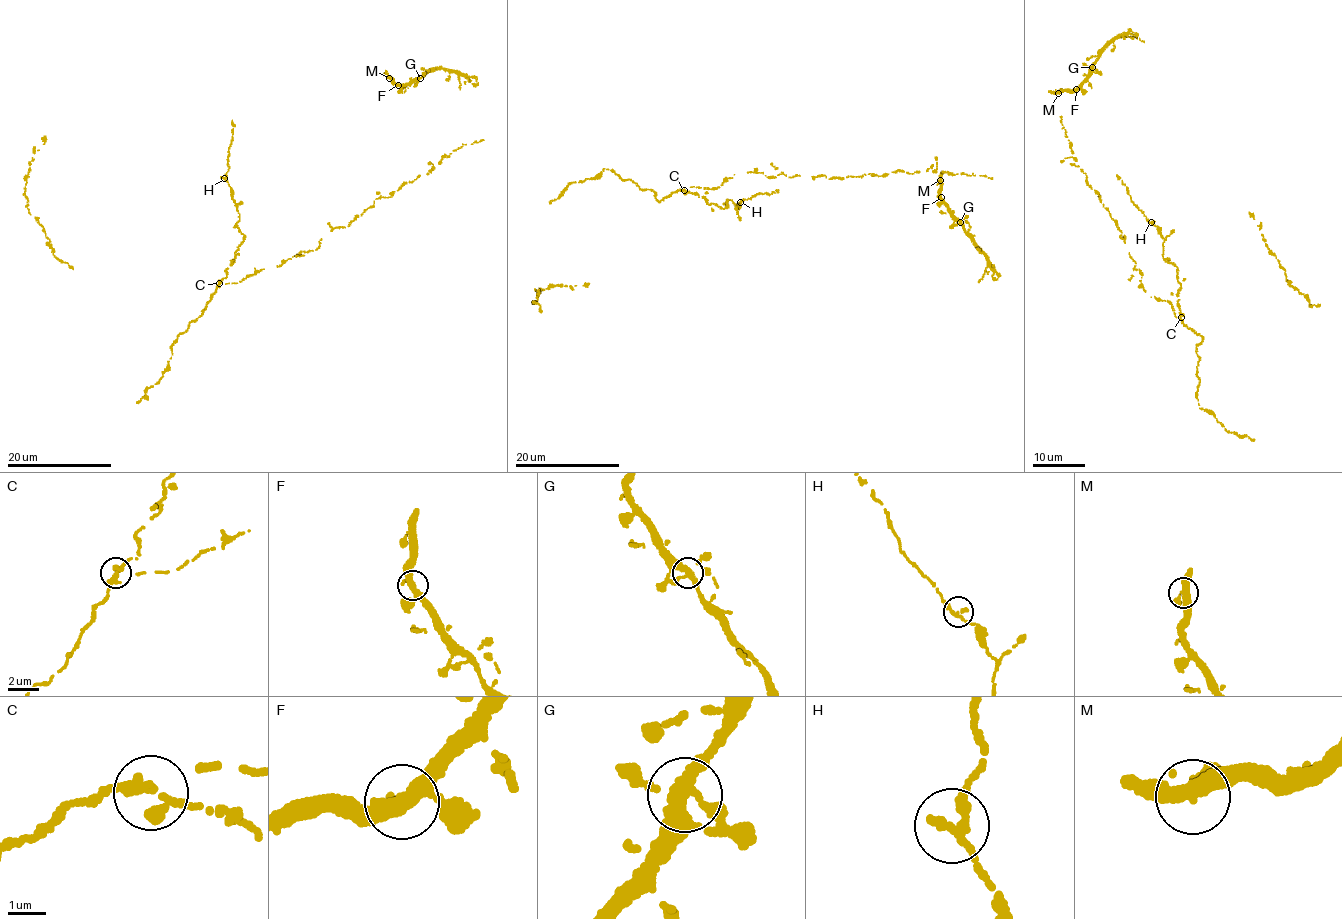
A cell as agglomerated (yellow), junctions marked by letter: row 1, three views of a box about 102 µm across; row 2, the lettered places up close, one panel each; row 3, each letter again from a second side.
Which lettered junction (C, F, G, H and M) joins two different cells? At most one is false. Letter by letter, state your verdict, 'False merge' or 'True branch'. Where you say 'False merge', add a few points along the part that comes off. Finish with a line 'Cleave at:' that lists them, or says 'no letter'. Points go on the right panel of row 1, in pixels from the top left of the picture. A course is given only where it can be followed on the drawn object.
C: True branch
F: True branch
G: True branch
H: True branch
M: True branch
Cleave at: no letter

